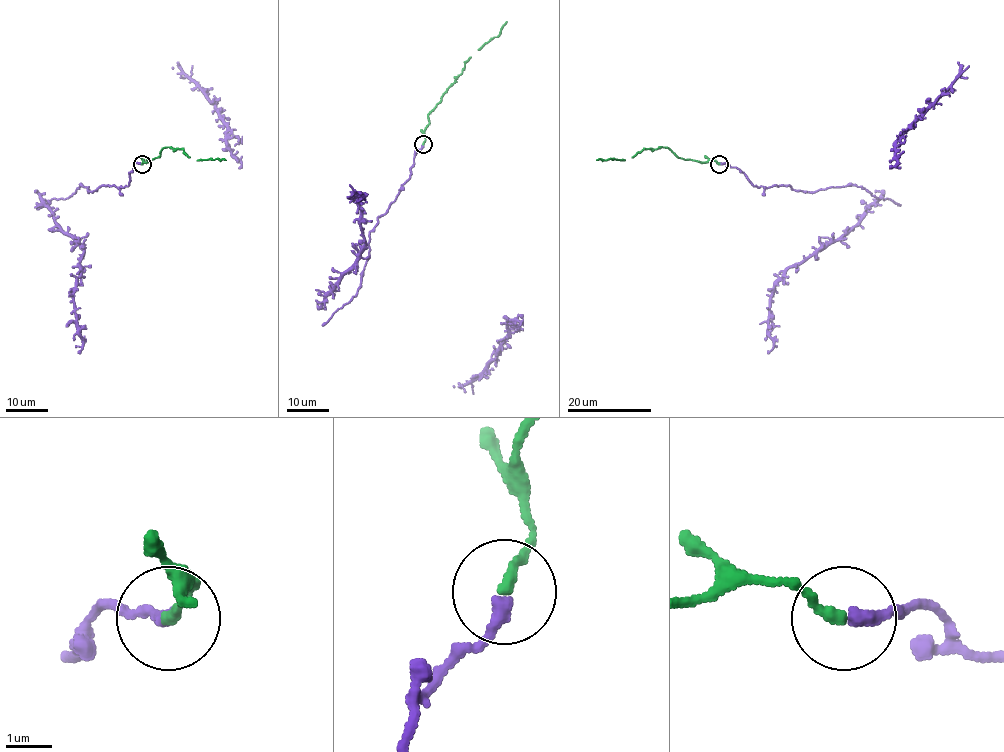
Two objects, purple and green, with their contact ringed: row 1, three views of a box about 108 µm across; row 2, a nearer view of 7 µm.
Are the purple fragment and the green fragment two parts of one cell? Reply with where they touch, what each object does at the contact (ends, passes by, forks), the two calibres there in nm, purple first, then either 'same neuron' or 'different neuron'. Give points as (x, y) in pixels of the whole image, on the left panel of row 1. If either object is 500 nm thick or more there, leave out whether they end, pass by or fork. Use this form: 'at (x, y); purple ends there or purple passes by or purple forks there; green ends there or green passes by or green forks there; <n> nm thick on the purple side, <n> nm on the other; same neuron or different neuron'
at (142, 164); purple ends there; green ends there; 300 nm thick on the purple side, 240 nm on the other; same neuron

